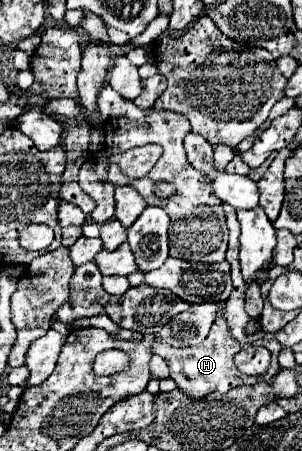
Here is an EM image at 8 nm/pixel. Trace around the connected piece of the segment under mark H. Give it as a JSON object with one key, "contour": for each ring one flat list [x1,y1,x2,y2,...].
{"contour":[[219,301,217,305,219,305,219,311,215,317,215,323,203,343,191,347,181,347,181,349,169,347,165,343,153,345,153,353,161,355,167,361,169,373,175,379,179,391,183,391,187,397,193,397,193,399,201,399,201,397,215,393,215,391,227,393,227,391,241,387,241,385,255,385,257,381,265,381,263,377,247,377,247,375,239,373,237,367,233,365,233,355,241,349,241,345,237,343,237,339,229,331,229,325,225,319,225,301]]}

